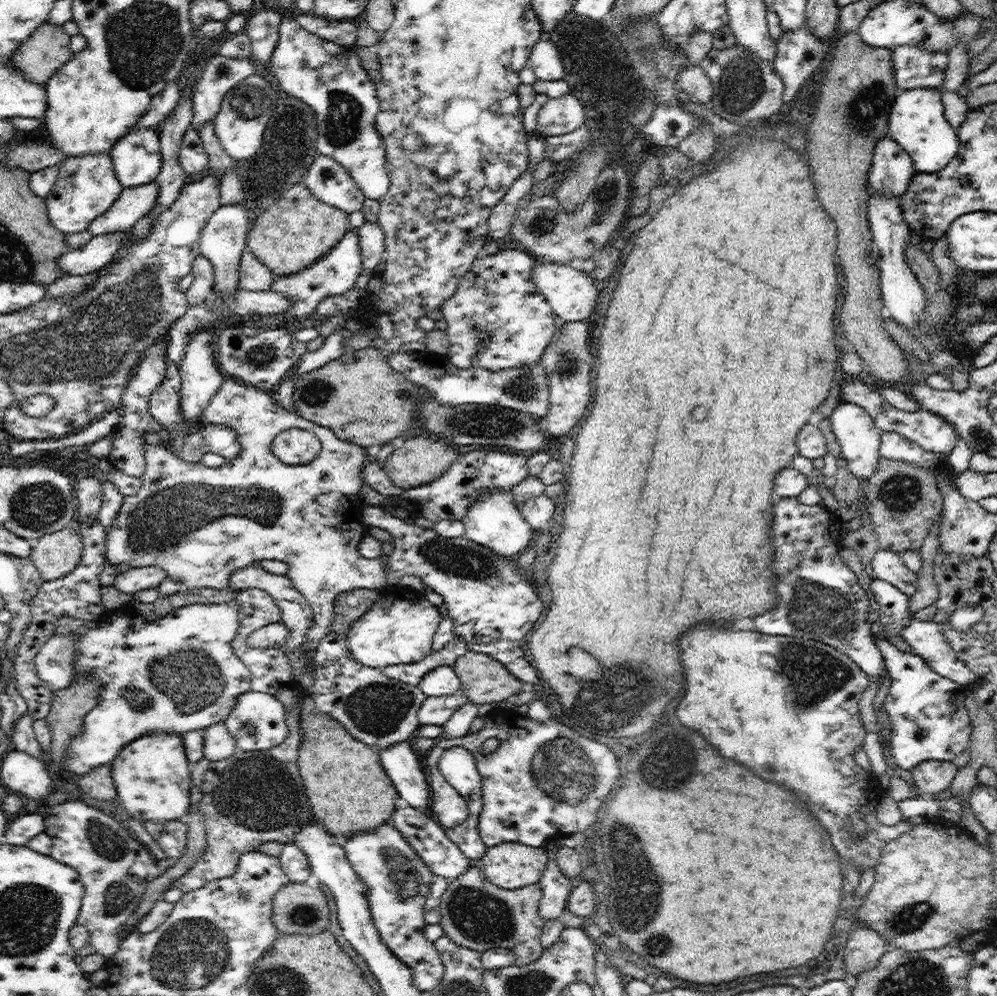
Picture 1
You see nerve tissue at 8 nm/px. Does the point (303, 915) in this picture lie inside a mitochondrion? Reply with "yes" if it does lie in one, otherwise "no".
yes

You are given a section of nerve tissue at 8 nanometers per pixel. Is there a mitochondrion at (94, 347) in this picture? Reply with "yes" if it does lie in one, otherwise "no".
yes

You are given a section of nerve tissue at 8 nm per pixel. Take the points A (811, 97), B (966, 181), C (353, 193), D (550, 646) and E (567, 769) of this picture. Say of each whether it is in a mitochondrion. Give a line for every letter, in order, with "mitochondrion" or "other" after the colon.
A: other
B: other
C: other
D: other
E: mitochondrion

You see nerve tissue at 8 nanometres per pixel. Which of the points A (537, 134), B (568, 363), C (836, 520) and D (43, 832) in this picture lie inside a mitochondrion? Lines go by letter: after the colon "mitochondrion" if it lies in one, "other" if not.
A: other
B: mitochondrion
C: other
D: other

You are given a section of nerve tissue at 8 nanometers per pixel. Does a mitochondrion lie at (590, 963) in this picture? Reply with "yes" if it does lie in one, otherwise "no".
no

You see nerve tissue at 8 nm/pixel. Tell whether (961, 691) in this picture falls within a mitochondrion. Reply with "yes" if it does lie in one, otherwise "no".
no

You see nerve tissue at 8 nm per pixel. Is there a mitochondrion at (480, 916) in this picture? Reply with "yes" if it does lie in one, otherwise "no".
yes

